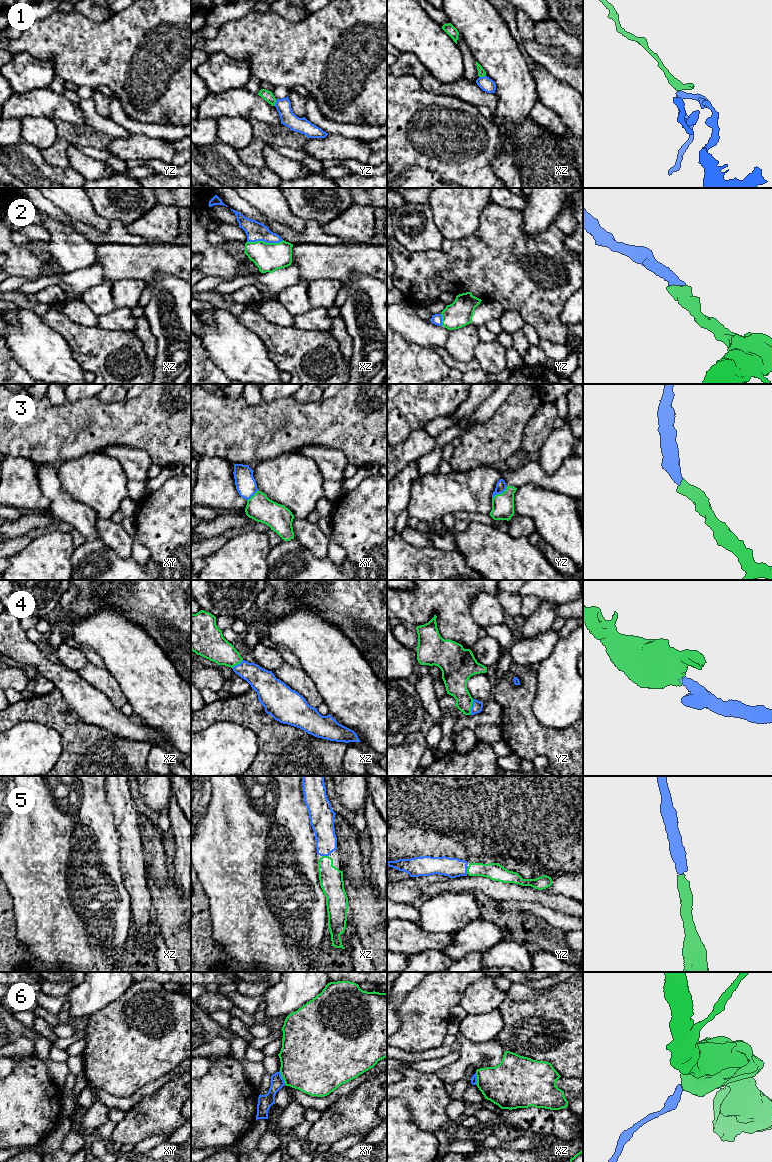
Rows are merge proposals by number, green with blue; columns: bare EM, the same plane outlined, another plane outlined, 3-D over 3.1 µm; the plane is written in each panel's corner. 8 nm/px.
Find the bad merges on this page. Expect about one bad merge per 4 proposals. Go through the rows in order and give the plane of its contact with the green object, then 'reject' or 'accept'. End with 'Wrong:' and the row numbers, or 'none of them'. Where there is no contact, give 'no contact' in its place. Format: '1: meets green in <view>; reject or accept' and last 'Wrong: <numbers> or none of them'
1: meets green in xz; reject
2: meets green in xz; accept
3: meets green in yz; accept
4: meets green in yz; accept
5: meets green in yz; accept
6: meets green in xy; reject
Wrong: 1, 6

